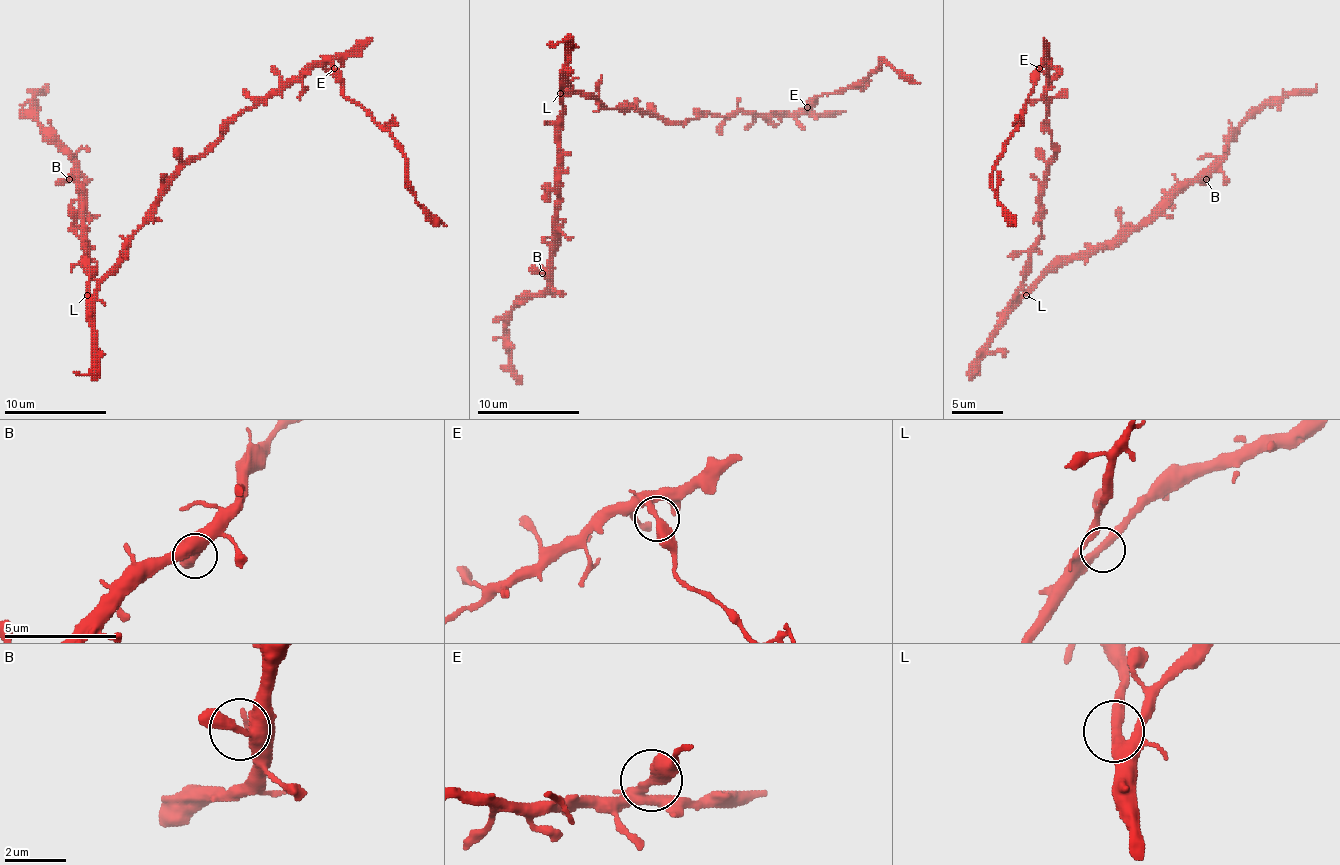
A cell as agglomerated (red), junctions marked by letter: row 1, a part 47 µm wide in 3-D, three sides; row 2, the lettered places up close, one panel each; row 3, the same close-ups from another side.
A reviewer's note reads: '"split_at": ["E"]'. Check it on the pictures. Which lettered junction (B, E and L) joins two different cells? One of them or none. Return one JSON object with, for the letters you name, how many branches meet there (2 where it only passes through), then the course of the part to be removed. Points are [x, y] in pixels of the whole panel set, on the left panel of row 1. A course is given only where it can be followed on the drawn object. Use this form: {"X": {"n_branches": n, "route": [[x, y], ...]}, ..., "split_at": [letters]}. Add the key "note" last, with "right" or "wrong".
{"E": {"n_branches": 2, "route": [[333, 69], [341, 92], [382, 125], [403, 154], [408, 190], [446, 226]]}, "split_at": ["E"], "note": "right"}

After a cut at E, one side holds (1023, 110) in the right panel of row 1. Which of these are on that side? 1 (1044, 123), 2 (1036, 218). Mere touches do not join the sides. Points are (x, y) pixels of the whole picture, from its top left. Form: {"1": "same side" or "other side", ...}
{"1": "other side", "2": "other side"}

